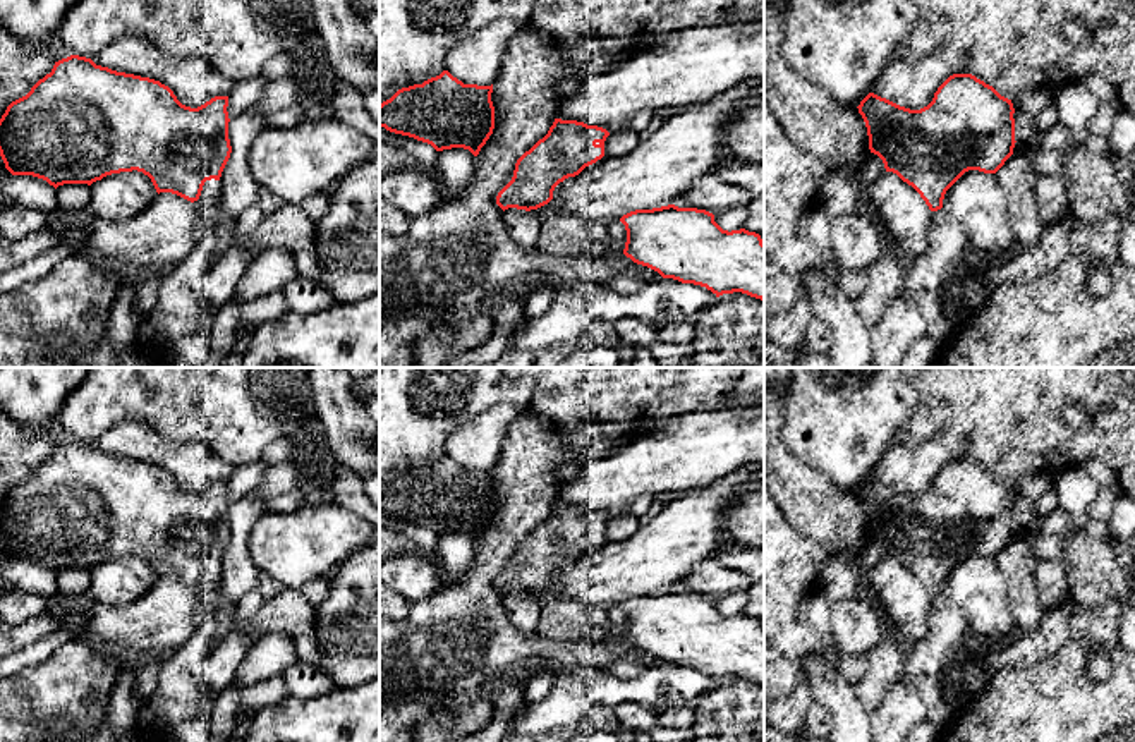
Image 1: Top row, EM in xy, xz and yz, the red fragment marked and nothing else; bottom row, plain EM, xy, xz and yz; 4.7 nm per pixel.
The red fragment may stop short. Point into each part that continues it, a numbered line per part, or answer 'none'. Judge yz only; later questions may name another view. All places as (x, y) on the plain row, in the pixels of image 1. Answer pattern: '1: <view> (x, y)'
1: yz (924, 663)

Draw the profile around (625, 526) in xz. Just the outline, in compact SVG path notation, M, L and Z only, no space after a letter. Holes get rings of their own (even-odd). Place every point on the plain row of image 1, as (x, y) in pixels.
M632 514L613 517L604 526L604 539L611 543L628 539L637 532L639 526L639 519Z

